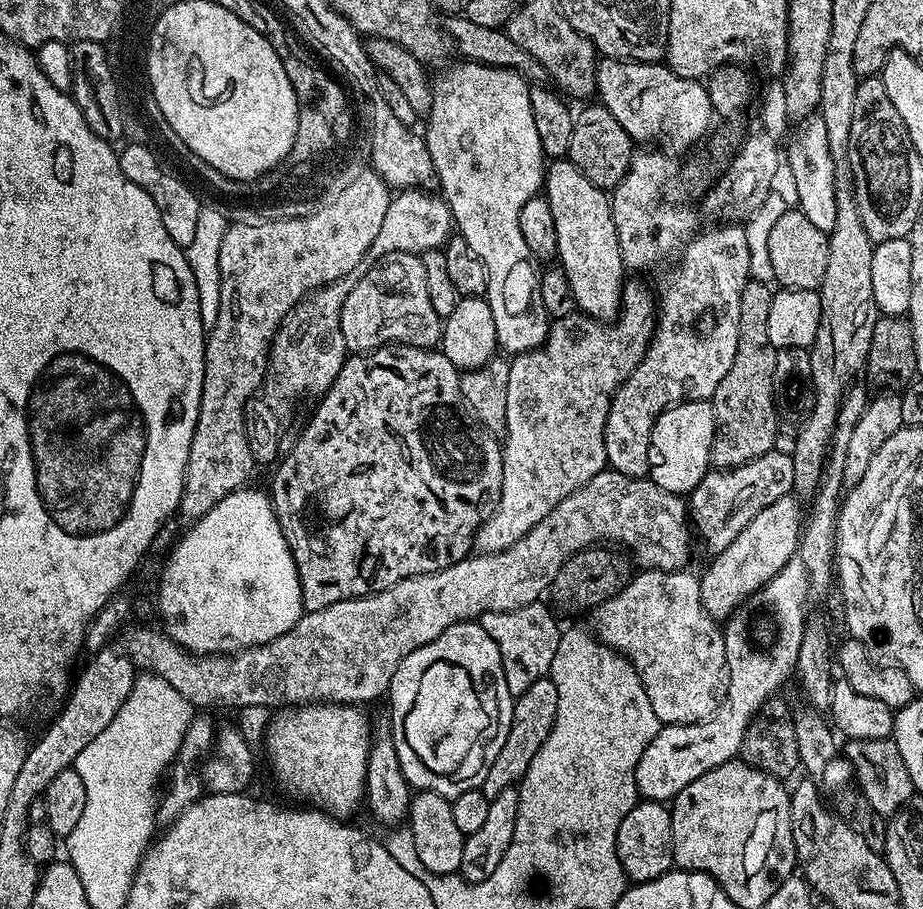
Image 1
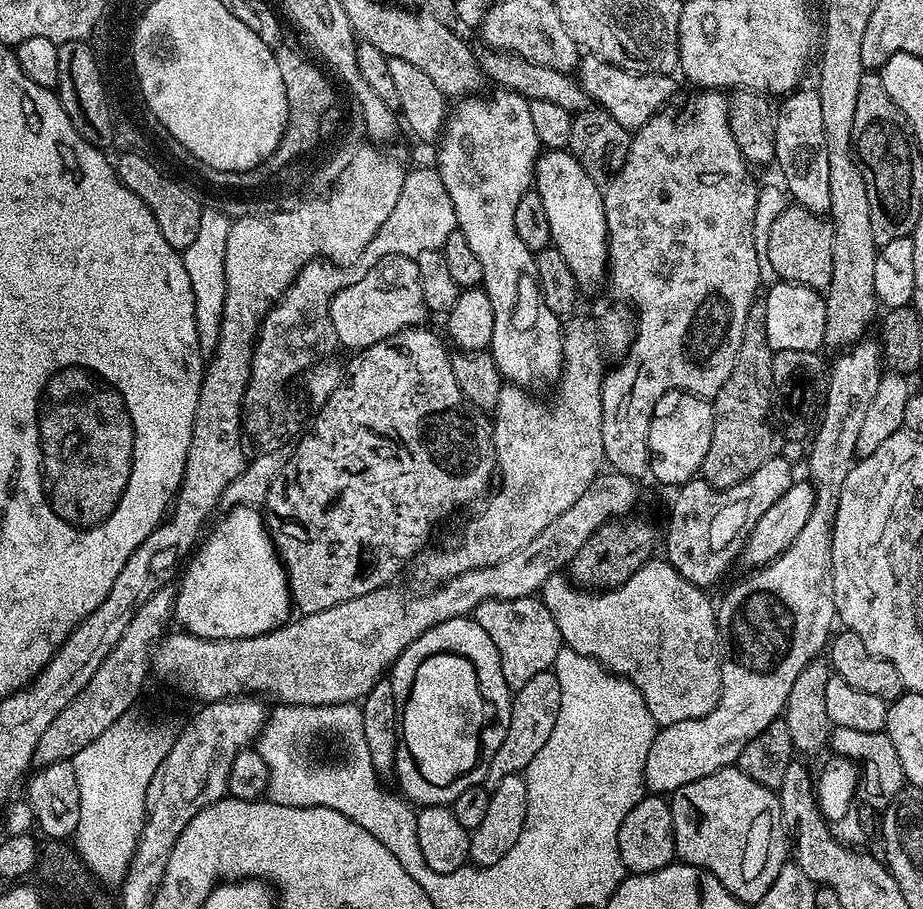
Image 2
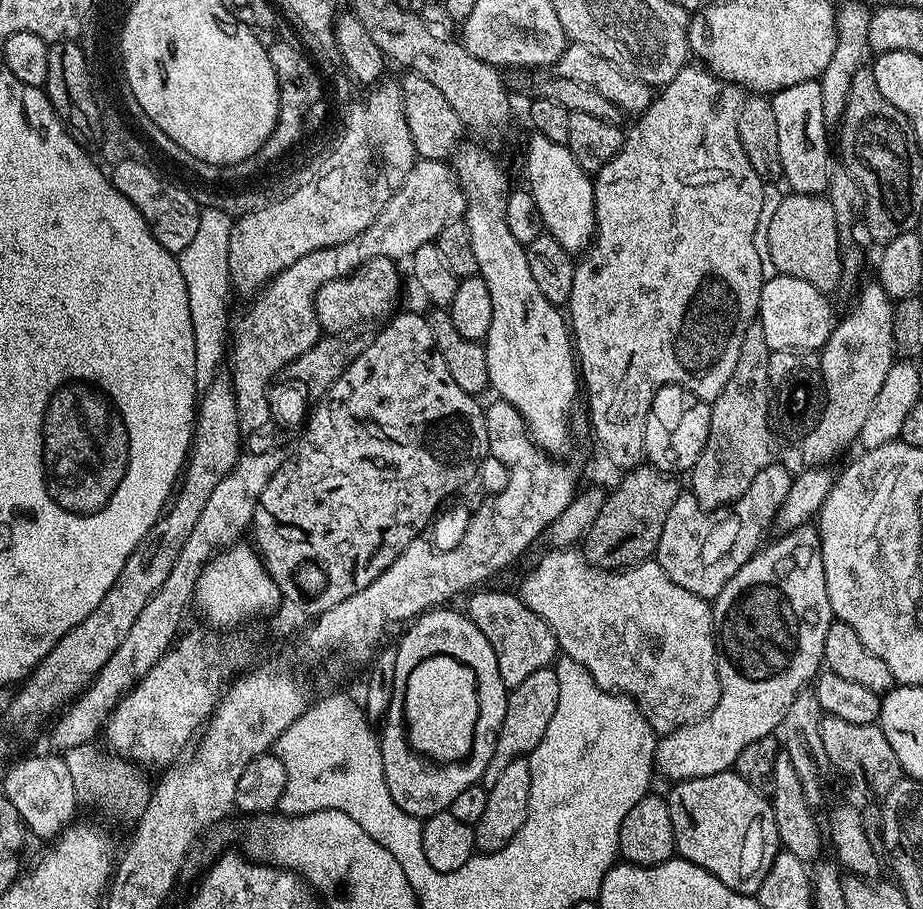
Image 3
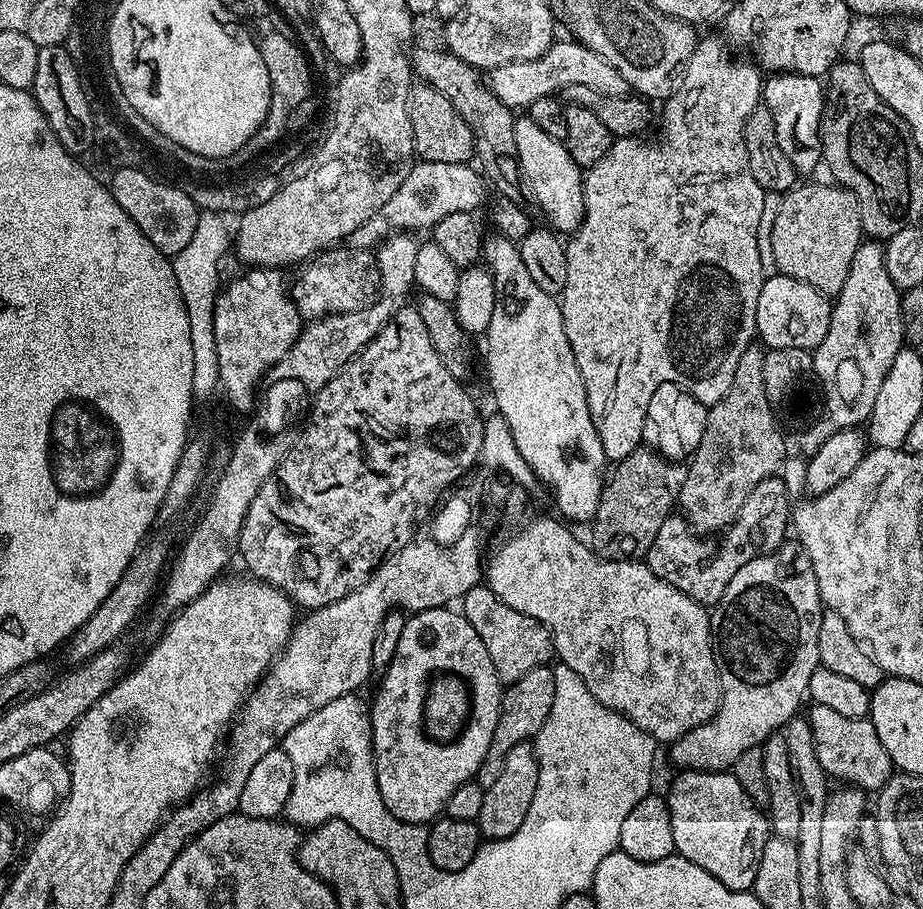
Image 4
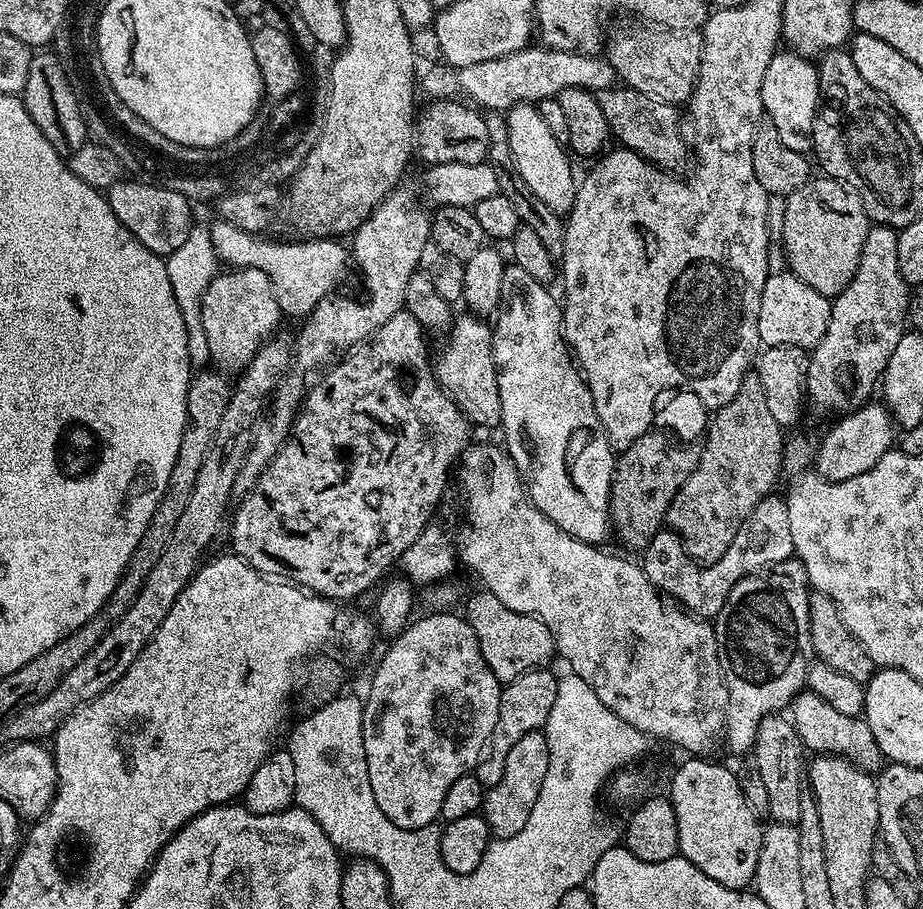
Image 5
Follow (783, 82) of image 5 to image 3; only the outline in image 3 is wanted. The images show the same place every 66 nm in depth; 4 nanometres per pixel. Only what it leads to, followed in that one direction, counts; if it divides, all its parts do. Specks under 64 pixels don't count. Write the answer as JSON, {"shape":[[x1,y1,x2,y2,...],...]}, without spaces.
{"shape":[[819,80,798,82,798,86,783,88,771,97,774,119,778,126,778,154,782,154,782,176,788,179,793,193,802,196,818,196,828,190,828,132,830,125,824,121,822,114,822,86]]}

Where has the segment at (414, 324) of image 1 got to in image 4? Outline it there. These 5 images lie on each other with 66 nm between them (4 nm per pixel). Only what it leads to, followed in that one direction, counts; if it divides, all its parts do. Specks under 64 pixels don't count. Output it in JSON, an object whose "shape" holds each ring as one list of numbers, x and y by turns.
{"shape":[[340,250,325,251,319,258,305,263,301,267,305,268,297,274,296,281,291,281,292,301,305,321,311,322,341,312,358,311,372,304,377,295,378,277,377,269,373,267,373,257,364,250,336,251]]}

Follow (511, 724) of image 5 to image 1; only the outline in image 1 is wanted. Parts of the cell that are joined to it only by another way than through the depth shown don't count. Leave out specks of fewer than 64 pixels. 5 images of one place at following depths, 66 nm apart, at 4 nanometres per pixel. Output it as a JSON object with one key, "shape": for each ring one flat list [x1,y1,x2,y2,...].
{"shape":[[550,678,534,682,534,686,526,690,526,694,515,697,510,734,506,734,506,742,502,745,502,750,498,750,498,758,494,758,494,766,490,766,490,774,486,774,482,785,483,792,489,798,502,794,502,790,519,785,534,759,534,754,538,754,538,746,542,746,542,742,546,742,546,738,552,733,557,710,558,690]]}

